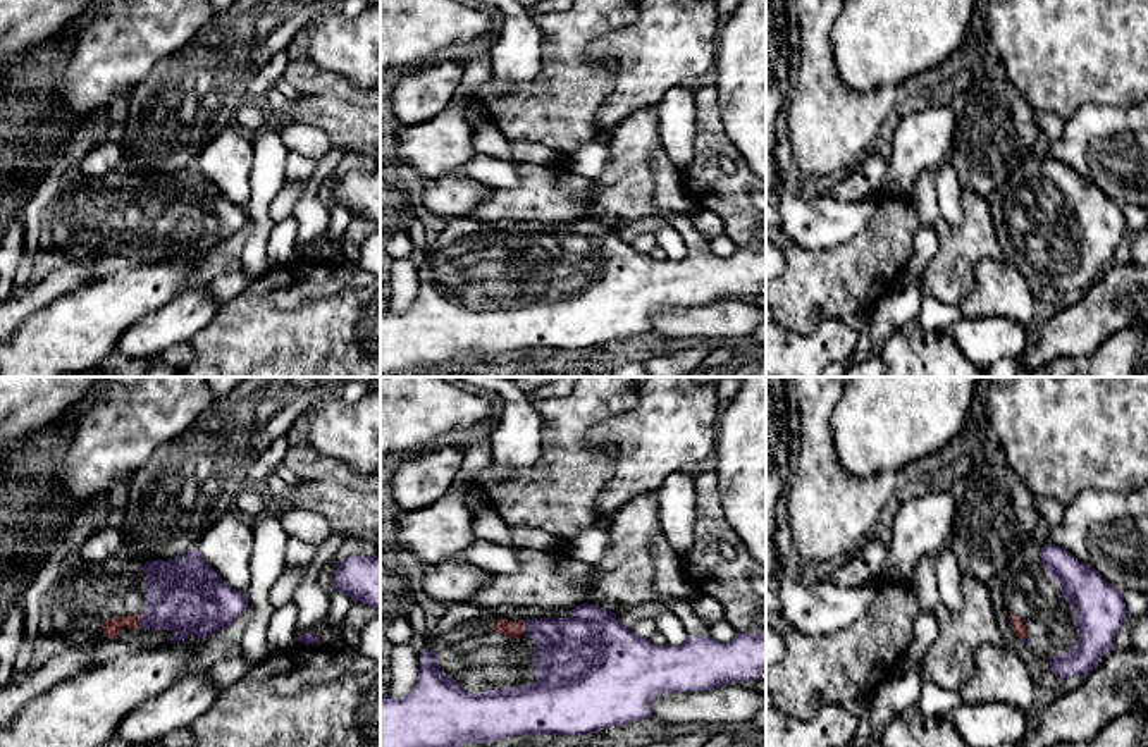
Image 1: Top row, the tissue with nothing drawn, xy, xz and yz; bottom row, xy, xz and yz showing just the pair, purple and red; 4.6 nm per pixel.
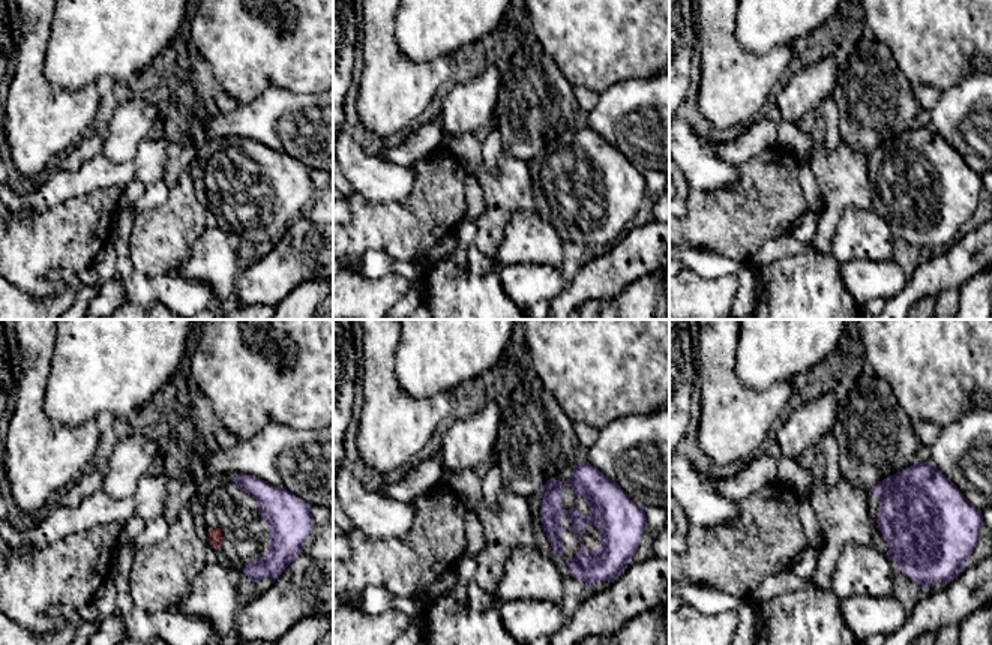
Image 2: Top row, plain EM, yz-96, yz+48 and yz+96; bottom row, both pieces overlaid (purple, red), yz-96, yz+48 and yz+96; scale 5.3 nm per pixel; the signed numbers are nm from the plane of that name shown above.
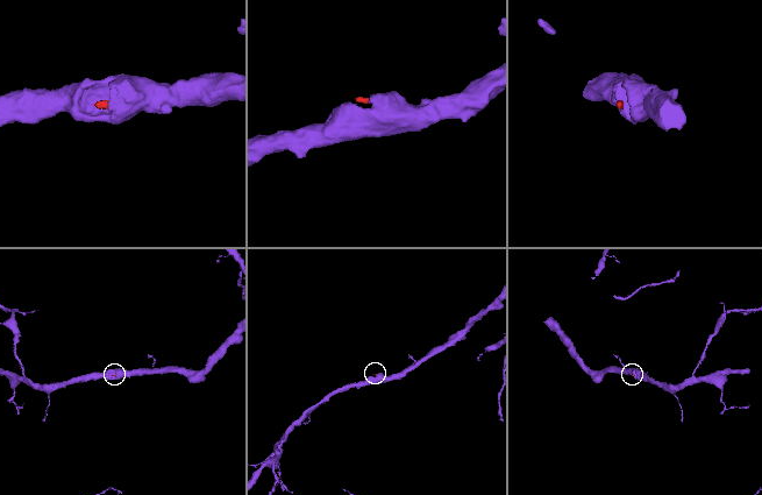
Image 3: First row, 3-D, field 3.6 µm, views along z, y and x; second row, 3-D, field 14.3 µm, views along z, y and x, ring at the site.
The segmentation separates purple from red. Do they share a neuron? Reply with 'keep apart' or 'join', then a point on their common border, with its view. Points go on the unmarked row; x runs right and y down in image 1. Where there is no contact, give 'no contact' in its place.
join | xy (138, 236)

